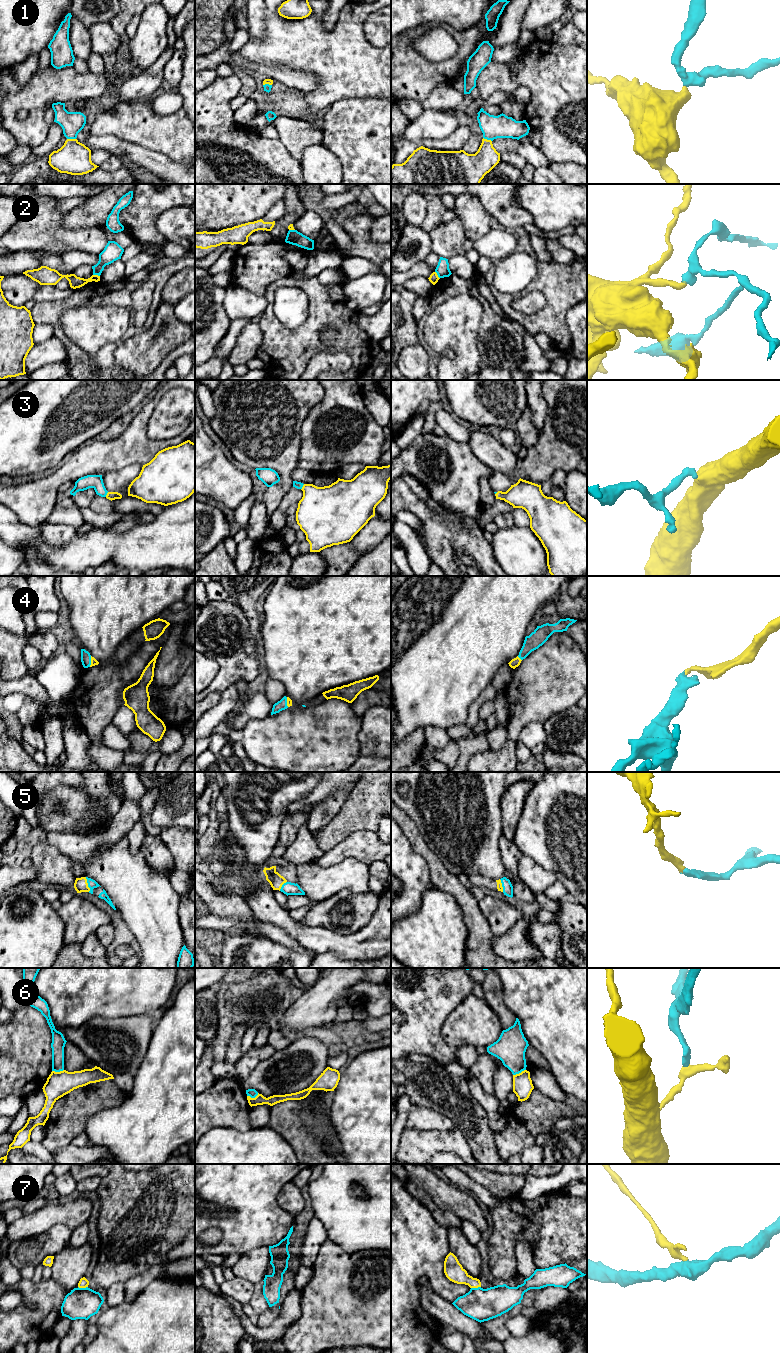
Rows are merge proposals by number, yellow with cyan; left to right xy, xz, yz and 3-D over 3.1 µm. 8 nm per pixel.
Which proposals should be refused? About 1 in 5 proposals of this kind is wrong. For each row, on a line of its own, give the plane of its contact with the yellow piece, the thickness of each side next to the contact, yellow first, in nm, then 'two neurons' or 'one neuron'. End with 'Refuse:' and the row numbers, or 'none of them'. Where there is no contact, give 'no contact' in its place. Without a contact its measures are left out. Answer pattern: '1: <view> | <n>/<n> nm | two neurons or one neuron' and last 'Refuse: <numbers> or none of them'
1: xy | 260/180 nm | one neuron
2: xy | 100/150 nm | two neurons
3: xz | 400/60 nm | one neuron
4: yz | 70/130 nm | one neuron
5: xy | 110/70 nm | one neuron
6: yz | 160/240 nm | two neurons
7: xy | 80/260 nm | one neuron
Refuse: 2, 6

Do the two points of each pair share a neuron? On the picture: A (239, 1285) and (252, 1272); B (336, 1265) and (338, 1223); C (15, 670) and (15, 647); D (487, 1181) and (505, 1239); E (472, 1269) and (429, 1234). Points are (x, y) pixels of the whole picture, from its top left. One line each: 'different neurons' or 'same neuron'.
A: different neurons
B: different neurons
C: same neuron
D: different neurons
E: different neurons

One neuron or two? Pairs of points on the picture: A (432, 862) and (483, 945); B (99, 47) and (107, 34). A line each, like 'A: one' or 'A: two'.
A: one
B: one

